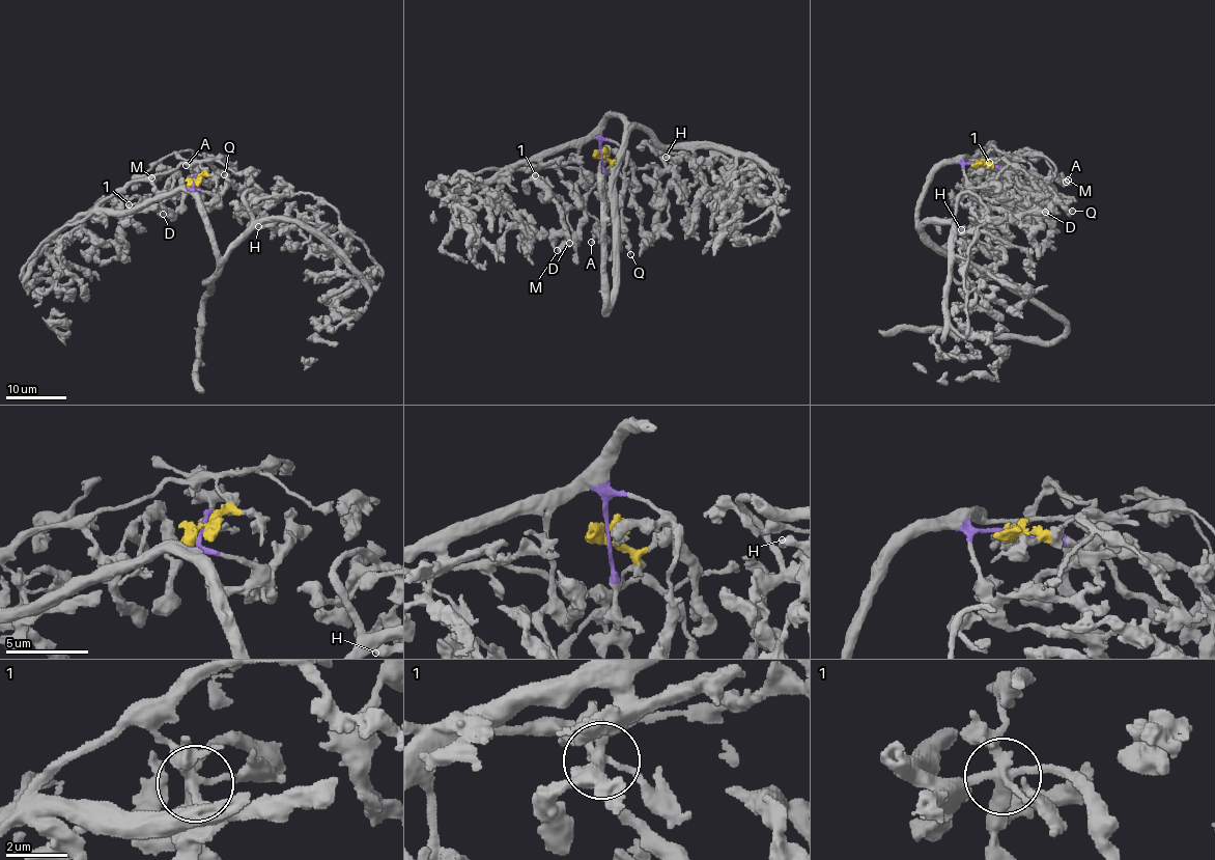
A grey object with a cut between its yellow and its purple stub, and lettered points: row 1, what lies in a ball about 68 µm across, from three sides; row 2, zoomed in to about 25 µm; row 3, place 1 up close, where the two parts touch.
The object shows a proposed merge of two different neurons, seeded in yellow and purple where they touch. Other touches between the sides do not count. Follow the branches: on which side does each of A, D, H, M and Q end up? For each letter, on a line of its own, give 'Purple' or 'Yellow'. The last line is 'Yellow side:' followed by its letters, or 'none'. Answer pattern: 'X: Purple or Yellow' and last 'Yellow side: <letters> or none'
A: Yellow
D: Purple
H: Purple
M: Yellow
Q: Yellow
Yellow side: A, M, Q

